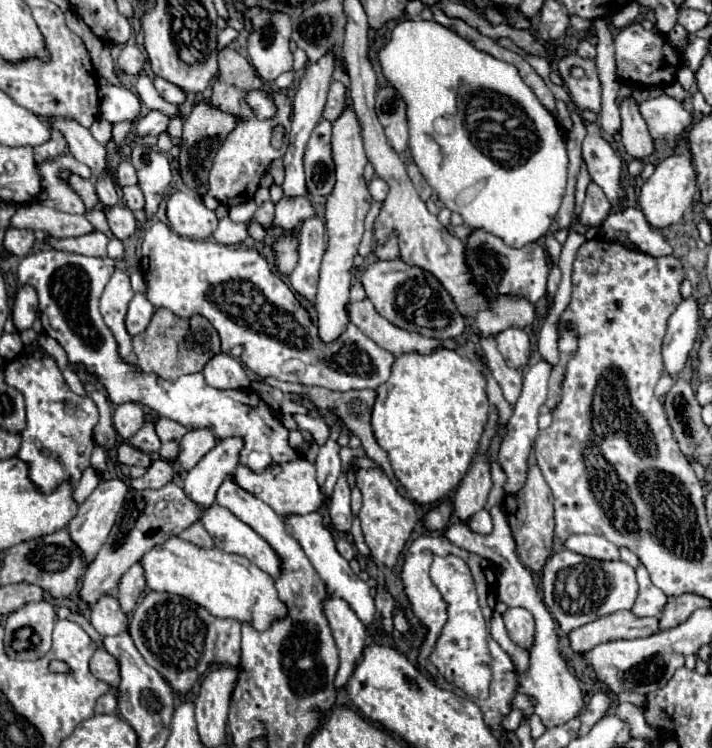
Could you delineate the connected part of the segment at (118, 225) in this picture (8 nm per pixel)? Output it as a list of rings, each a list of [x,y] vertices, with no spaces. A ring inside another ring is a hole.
[[[115,206],[115,208],[109,208],[105,210],[107,214],[107,220],[109,220],[109,226],[111,226],[111,232],[119,238],[119,240],[127,240],[129,236],[135,234],[135,216],[129,208],[125,206]]]

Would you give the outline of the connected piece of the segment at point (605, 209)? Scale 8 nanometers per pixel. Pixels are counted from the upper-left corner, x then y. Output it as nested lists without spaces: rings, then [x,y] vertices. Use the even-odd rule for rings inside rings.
[[[597,184],[587,186],[587,196],[581,210],[581,222],[585,226],[599,226],[611,212],[611,202]]]

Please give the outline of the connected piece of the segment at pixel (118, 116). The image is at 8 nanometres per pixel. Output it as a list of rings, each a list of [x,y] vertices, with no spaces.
[[[103,78],[99,80],[99,100],[101,100],[101,118],[111,124],[117,122],[135,122],[141,114],[139,96],[123,86],[109,86]]]

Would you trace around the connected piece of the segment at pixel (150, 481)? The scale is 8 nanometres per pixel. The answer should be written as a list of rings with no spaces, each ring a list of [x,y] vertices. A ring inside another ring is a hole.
[[[157,458],[153,460],[153,464],[149,466],[147,474],[139,480],[131,480],[131,486],[135,490],[145,490],[145,488],[163,488],[165,484],[169,484],[175,476],[175,470],[171,466],[171,462],[167,462],[165,458]]]

